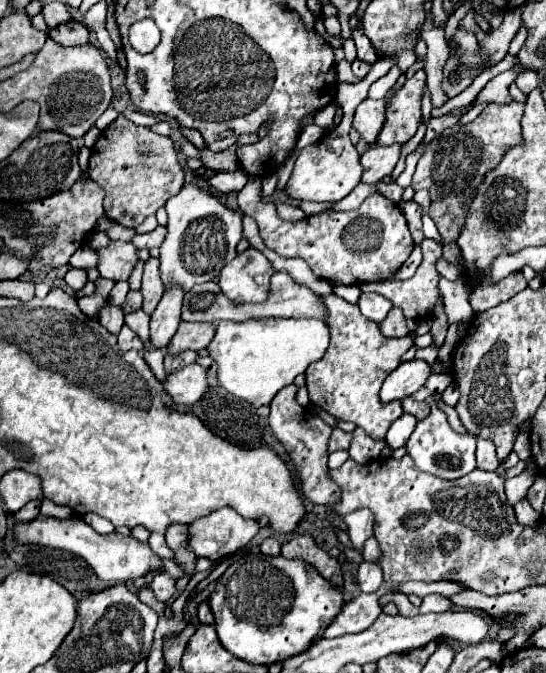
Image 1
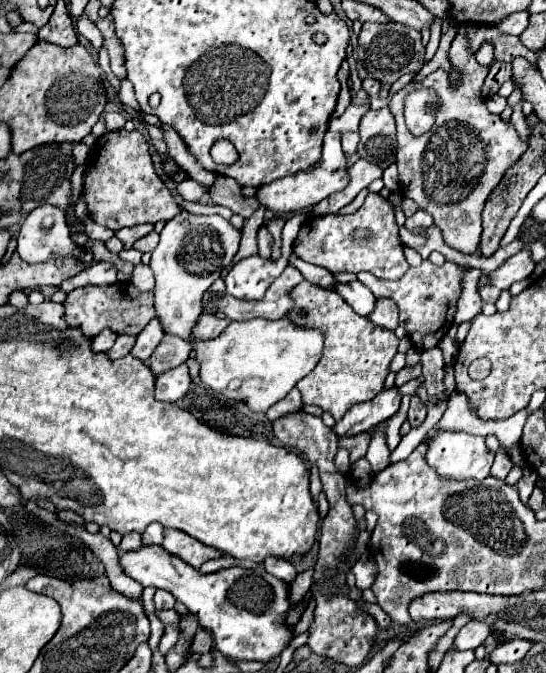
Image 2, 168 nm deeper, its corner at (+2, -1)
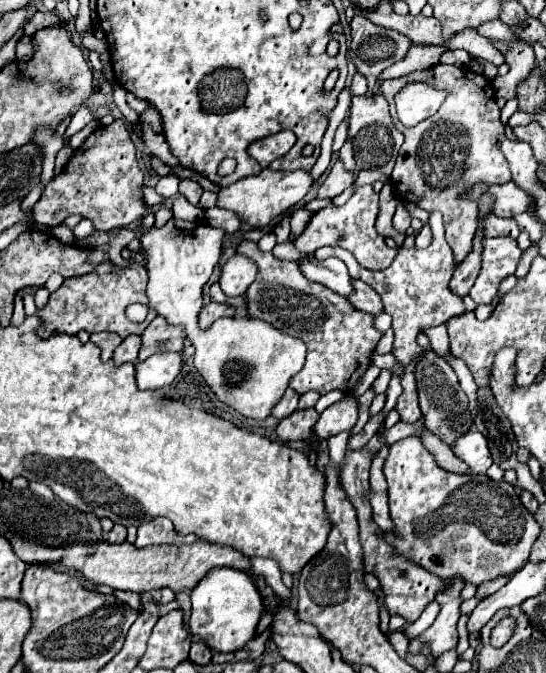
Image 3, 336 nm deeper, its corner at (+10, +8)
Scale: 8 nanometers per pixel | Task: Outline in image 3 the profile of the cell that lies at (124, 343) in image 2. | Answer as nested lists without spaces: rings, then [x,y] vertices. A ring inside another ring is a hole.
[[[97,332],[91,334],[91,340],[101,348],[101,360],[107,362],[113,354],[113,350],[123,342],[121,338],[117,338],[117,334],[105,334],[105,332]]]

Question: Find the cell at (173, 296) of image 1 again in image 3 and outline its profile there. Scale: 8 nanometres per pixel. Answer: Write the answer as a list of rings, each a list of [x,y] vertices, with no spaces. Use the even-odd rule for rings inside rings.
[[[133,336],[133,338],[125,338],[119,348],[113,352],[113,362],[115,366],[121,366],[125,362],[137,362],[137,352],[139,352],[139,346],[141,346],[141,338],[139,336]]]

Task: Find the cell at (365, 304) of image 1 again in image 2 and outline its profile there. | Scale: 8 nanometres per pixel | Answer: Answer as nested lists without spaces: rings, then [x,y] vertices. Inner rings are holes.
[[[353,281],[353,283],[339,283],[335,287],[335,291],[349,303],[349,307],[357,313],[357,315],[363,315],[363,317],[369,317],[371,311],[375,309],[375,295],[363,287],[359,281]]]

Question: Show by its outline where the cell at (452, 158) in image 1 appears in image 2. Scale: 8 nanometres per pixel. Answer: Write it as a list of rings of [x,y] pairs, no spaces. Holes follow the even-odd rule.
[[[471,23],[459,25],[447,55],[453,67],[463,73],[463,81],[457,89],[449,87],[447,71],[437,69],[421,83],[405,85],[389,103],[393,117],[397,117],[397,167],[401,193],[429,213],[433,223],[441,229],[445,243],[461,253],[473,253],[477,249],[481,237],[481,211],[489,193],[499,185],[505,171],[529,149],[529,143],[521,141],[513,123],[505,123],[501,115],[489,113],[485,101],[479,99],[479,91],[490,68],[477,63],[475,53],[471,53],[467,37],[469,27]],[[417,89],[431,89],[439,97],[439,103],[431,107],[435,123],[421,137],[415,137],[403,119],[405,97]]]

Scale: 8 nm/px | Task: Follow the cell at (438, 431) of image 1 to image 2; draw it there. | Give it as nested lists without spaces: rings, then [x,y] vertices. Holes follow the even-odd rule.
[[[435,431],[433,437],[425,439],[427,453],[425,461],[437,471],[441,479],[485,479],[489,475],[491,463],[493,463],[493,453],[487,451],[485,439],[483,437],[473,437],[463,431]]]

